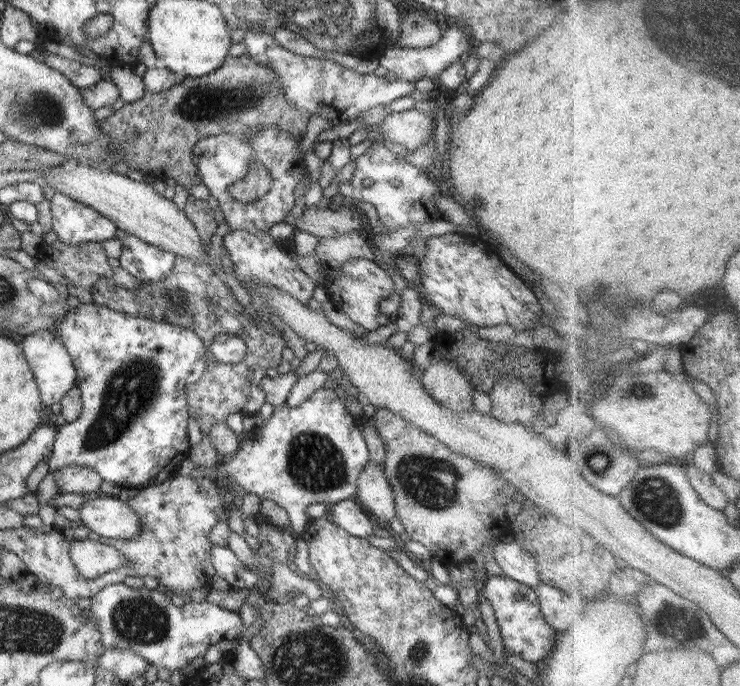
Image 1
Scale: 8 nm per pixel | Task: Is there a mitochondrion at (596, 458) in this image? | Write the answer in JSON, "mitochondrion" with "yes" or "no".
{"mitochondrion":"yes"}

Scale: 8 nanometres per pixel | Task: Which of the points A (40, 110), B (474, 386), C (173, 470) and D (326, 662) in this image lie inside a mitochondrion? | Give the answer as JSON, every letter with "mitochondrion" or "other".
{"A":"mitochondrion","B":"other","C":"other","D":"mitochondrion"}

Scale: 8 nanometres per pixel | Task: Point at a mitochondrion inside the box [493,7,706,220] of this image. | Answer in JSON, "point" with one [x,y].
{"point":[661,36]}

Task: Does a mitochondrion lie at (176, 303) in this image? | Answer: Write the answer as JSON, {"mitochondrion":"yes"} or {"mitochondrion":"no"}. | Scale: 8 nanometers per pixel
{"mitochondrion":"yes"}

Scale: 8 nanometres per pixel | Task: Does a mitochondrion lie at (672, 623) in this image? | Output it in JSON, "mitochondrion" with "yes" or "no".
{"mitochondrion":"yes"}

